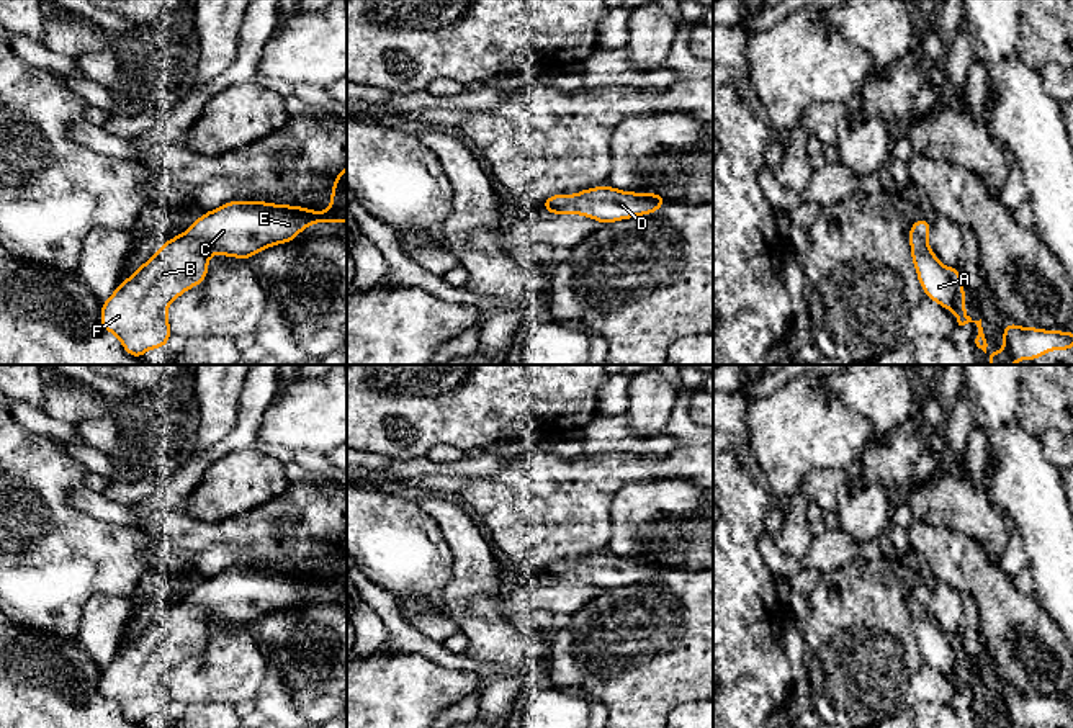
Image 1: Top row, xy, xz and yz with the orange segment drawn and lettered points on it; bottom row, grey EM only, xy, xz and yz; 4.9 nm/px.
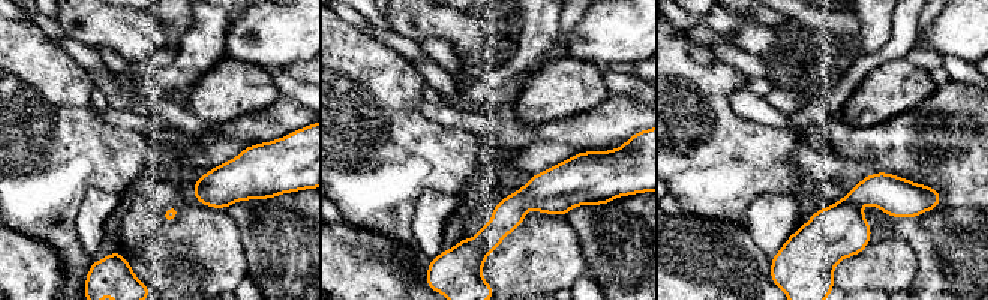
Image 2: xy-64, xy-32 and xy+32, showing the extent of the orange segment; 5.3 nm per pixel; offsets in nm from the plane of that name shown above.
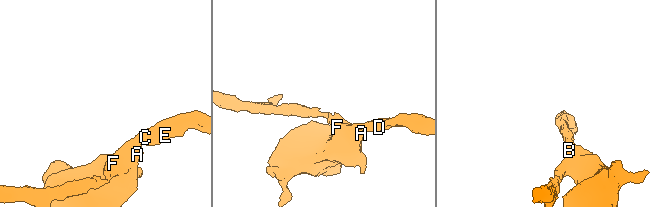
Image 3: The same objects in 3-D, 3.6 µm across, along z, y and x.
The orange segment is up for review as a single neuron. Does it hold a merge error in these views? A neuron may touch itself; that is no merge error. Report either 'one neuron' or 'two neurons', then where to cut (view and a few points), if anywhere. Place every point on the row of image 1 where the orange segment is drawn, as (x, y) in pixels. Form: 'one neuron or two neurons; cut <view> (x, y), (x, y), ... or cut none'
one neuron; cut none

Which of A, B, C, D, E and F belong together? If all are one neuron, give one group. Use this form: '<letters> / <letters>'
A B C D E F

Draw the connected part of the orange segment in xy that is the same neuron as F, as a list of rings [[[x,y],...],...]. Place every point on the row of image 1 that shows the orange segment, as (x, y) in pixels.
[[[347,165],[334,178],[330,203],[329,209],[314,211],[304,206],[231,200],[206,211],[185,232],[167,239],[157,254],[150,255],[101,303],[101,327],[121,340],[129,357],[141,358],[150,348],[164,350],[172,335],[167,308],[185,291],[206,280],[211,252],[249,260],[263,249],[294,242],[303,229],[316,222],[347,222]]]

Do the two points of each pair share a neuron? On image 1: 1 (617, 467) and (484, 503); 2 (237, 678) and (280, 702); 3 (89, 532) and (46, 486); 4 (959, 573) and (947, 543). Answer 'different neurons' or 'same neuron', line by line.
1: same neuron
2: different neurons
3: same neuron
4: same neuron

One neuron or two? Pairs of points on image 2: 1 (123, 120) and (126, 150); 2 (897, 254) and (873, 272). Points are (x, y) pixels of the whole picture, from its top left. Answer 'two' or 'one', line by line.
1: two
2: one

